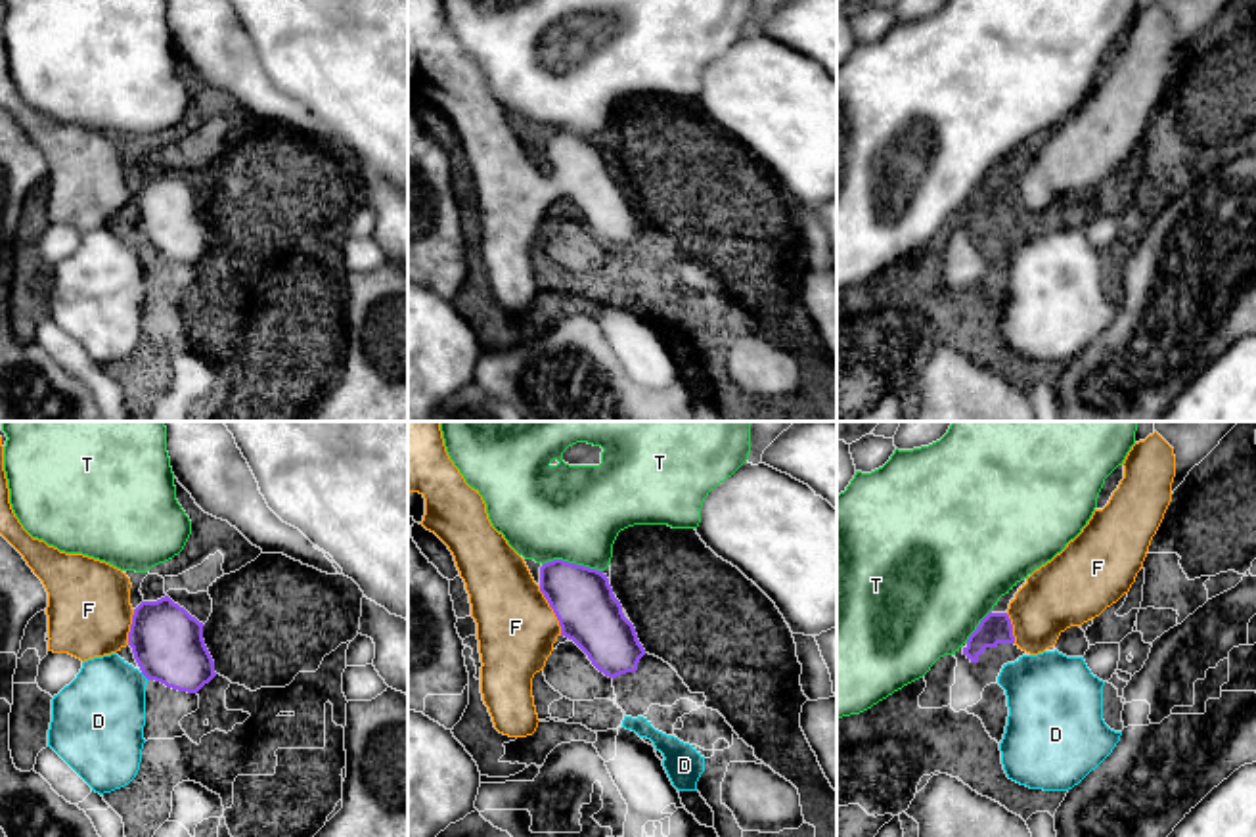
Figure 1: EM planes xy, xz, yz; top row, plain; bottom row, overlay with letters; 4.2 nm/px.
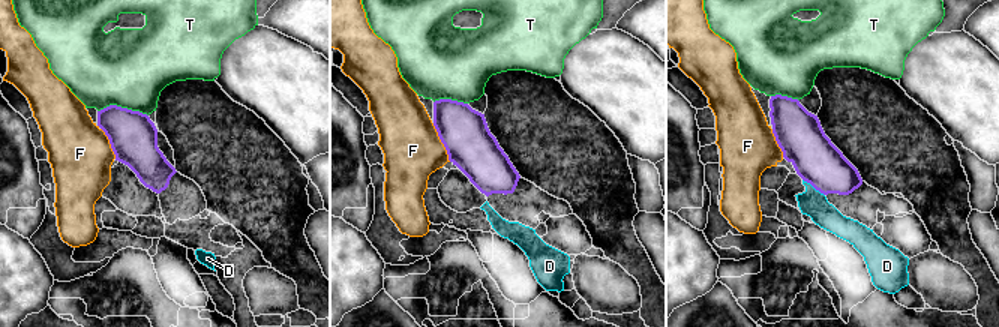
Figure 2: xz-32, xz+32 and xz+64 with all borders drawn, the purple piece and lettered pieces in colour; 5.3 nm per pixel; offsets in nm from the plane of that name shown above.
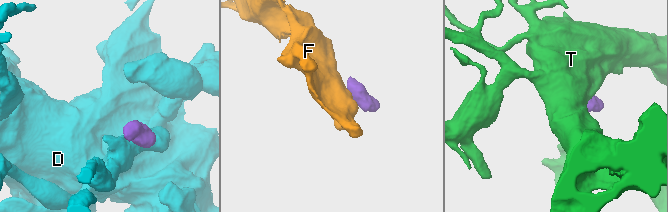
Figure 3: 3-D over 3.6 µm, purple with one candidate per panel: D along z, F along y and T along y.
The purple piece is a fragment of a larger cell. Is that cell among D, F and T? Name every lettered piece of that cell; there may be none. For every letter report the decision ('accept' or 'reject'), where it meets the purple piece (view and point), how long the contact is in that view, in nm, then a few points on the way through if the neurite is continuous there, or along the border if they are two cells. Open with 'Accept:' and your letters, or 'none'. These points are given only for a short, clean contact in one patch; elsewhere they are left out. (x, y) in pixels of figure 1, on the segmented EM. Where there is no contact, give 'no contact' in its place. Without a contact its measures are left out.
Accept: F
D: reject; contact xy (144, 675); length 50 nm; border xy (140, 673), (148, 678)
F: accept; contact xz (554, 611); length 220 nm; way xz (583, 600), (567, 602), (554, 611), (527, 617), (515, 627)
T: reject; contact xz (573, 564); length 260 nm; border xz (542, 564), (567, 560), (602, 571)

